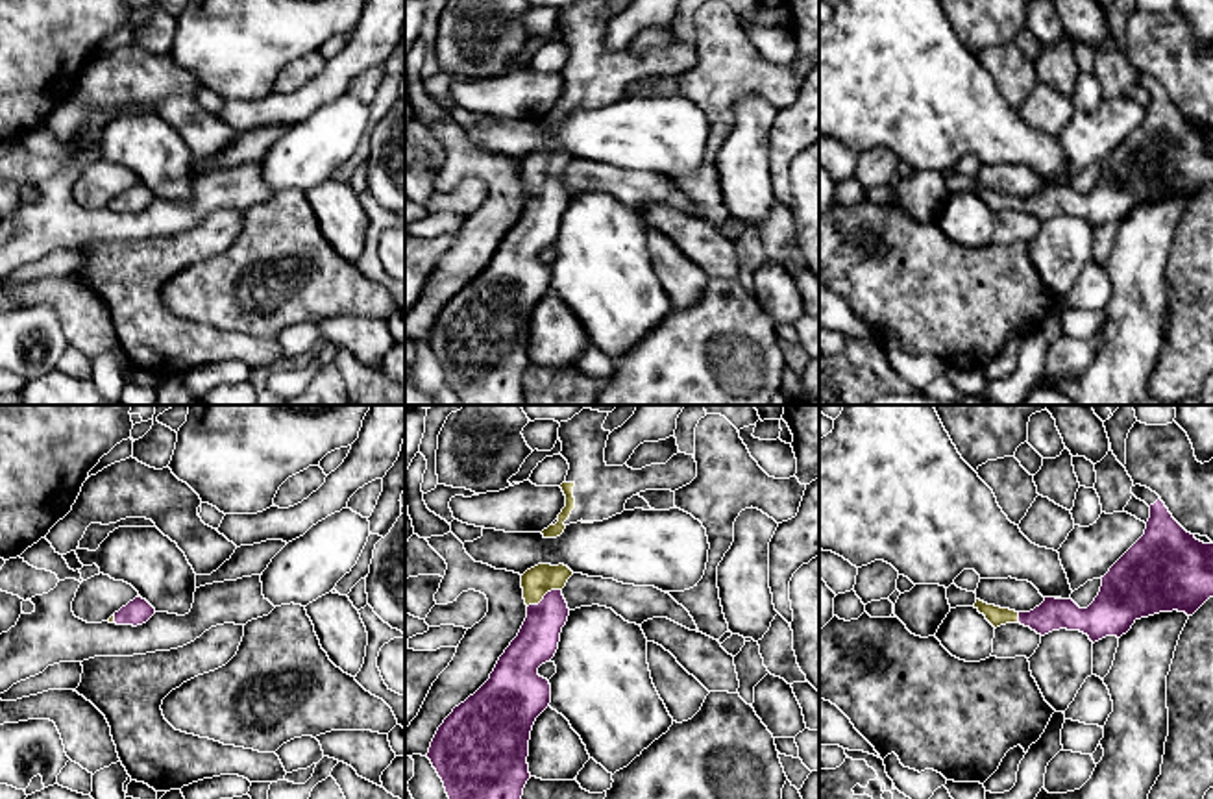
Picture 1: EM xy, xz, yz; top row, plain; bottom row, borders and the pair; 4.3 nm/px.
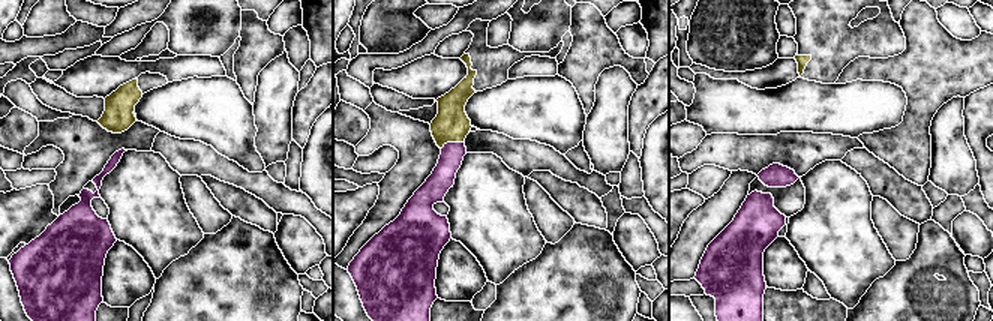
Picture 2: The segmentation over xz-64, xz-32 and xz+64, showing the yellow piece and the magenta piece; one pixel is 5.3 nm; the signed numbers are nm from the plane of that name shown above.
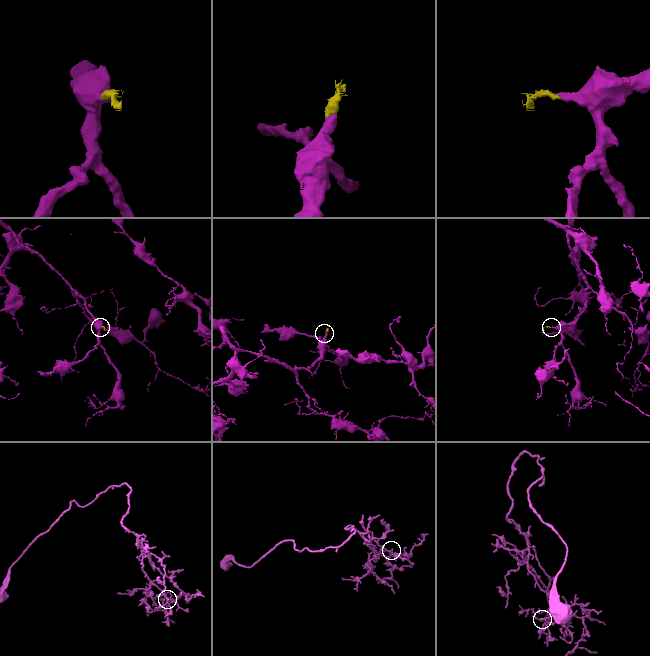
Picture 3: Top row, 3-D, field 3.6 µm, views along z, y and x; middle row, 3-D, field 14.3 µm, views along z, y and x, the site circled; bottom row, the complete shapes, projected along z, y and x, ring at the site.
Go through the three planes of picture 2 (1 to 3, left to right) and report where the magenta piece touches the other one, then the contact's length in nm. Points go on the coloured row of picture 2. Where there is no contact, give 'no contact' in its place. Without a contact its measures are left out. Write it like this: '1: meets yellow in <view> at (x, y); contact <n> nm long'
1: no contact
2: meets yellow in xz-32 at (452, 141); contact 130 nm long
3: no contact

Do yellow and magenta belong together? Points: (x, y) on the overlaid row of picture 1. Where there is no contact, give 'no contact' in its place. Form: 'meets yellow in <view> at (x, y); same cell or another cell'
meets yellow in xz at (544, 594); same cell

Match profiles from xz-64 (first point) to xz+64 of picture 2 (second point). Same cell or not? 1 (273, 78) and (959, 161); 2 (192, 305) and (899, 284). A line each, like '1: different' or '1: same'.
1: same
2: same

